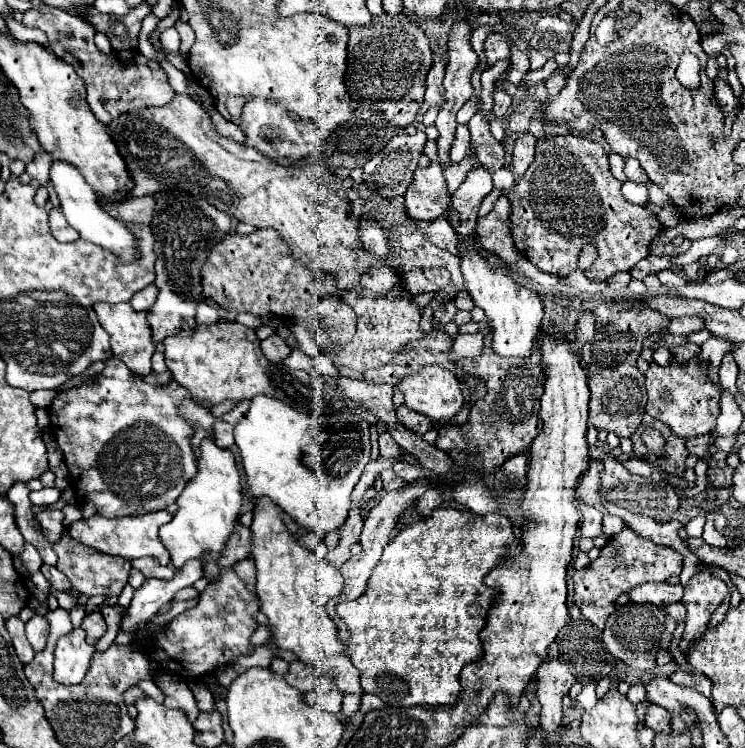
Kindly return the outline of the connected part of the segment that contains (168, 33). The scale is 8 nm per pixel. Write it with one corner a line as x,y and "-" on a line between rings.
171,26
161,34
161,44
169,50
169,52
177,52
179,50
179,34
177,30

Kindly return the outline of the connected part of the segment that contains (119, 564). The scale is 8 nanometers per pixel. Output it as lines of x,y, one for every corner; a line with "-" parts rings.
61,540
59,544
53,544
53,550
59,556
57,568
69,578
71,586
75,590
79,590
81,594
87,594
87,596
99,596
99,594
111,596
111,594
115,594
115,596
119,596
127,584
127,576
132,568
131,562
127,558
104,554
91,550
91,548
83,548
83,544
69,542
69,540

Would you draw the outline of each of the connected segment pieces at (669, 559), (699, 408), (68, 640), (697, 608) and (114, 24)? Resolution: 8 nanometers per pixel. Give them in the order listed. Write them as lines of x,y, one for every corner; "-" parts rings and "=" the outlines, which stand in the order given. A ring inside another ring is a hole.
627,526
623,532
619,532
615,538
611,538
603,548
601,556
591,564
591,567
583,572
576,571
573,576
575,592
573,602
581,610
581,614
603,632
605,622
609,614
615,612
615,602
623,592
629,592
635,586
641,586
645,582
663,582
673,574
681,572
681,560
683,556
677,554
673,548
657,546
651,540
637,536
=
691,358
685,366
677,366
671,360
669,366
657,366
651,362
651,368
645,372
645,388
647,388
647,414
655,420
665,422
677,436
691,438
707,434
707,430
715,428
715,420
719,416
719,390
709,382
709,376
701,370
699,360
=
73,628
67,636
63,636
57,642
55,672
53,672
55,682
59,684
83,682
93,652
95,652
95,646
89,646
85,642
83,628
=
703,570
691,578
691,582
685,586
685,596
683,604
687,608
687,622
685,622
685,632
683,632
683,642
681,650
687,652
689,644
705,632
713,612
723,604
727,596
727,586
721,578
713,576
711,572
=
141,2
141,6
133,8
125,16
111,16
101,14
93,4
83,4
77,8
77,14
81,14
95,32
103,32
115,52
121,50
135,50
138,46
138,36
145,16
151,12
151,6

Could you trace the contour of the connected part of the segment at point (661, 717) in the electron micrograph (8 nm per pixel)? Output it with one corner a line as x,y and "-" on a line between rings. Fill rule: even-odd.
651,704
649,710
647,710
645,724
649,728
653,728
655,732
669,732
669,712
659,708
657,704

